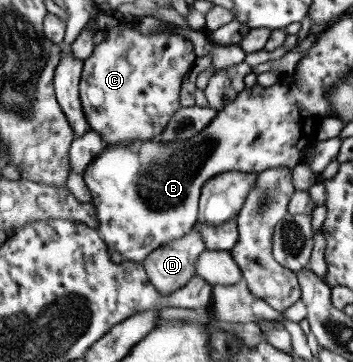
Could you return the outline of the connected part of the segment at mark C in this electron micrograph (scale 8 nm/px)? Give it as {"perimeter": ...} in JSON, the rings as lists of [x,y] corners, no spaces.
{"perimeter":[[[136,20],[123,21],[120,25],[115,27],[115,29],[106,30],[106,37],[93,47],[93,51],[89,54],[87,59],[83,61],[83,68],[81,69],[82,77],[78,83],[78,95],[79,101],[81,103],[81,109],[83,111],[83,117],[87,121],[90,129],[101,136],[101,140],[105,141],[106,145],[109,144],[119,144],[132,142],[133,140],[139,140],[140,142],[147,139],[153,139],[159,134],[159,131],[167,125],[169,118],[173,115],[174,111],[180,108],[179,103],[179,90],[181,87],[181,82],[183,81],[184,75],[187,74],[195,66],[195,53],[193,51],[193,44],[189,39],[185,39],[182,36],[177,35],[170,31],[161,31],[159,33],[150,35],[140,35],[136,29],[134,29],[134,24]]]}

